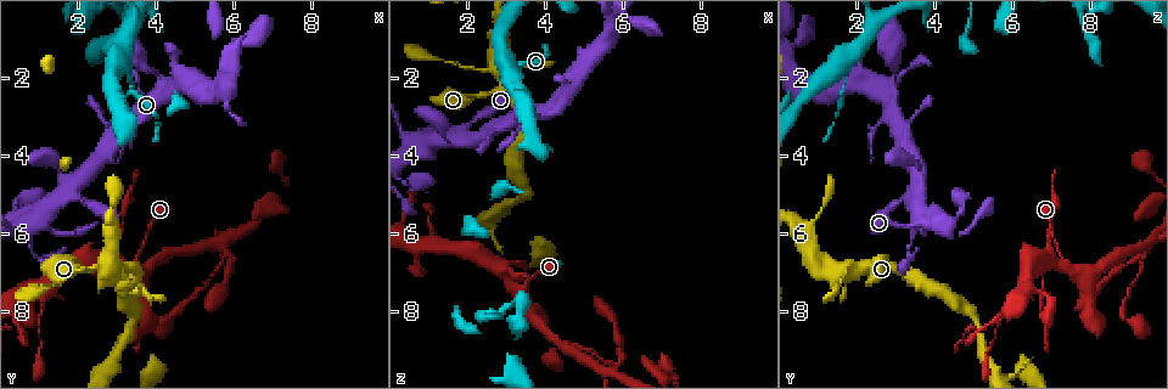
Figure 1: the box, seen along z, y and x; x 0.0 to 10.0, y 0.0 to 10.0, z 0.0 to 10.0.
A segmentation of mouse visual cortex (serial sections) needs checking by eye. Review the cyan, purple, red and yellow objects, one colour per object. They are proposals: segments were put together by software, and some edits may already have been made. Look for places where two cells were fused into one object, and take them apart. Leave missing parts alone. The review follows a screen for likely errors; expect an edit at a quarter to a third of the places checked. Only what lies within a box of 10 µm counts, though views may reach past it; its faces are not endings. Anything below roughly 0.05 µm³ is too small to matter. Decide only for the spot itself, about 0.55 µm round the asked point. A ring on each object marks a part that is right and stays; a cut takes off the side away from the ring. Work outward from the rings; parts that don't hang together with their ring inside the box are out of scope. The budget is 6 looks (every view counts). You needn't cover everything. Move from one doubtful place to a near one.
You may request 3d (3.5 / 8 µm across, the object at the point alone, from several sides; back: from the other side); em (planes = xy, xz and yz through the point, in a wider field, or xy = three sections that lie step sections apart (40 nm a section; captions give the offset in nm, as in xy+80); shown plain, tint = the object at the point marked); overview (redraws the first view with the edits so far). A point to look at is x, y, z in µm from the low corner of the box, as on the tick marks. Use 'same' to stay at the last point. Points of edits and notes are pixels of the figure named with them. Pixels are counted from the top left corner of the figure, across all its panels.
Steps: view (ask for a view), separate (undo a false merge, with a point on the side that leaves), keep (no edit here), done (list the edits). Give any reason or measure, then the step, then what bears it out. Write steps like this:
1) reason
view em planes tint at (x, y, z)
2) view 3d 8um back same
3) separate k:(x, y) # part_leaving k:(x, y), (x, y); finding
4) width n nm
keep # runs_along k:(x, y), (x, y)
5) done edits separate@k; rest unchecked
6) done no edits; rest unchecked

four-way junction
view 3d 8um back at (1.85, 5.05, 3.40)

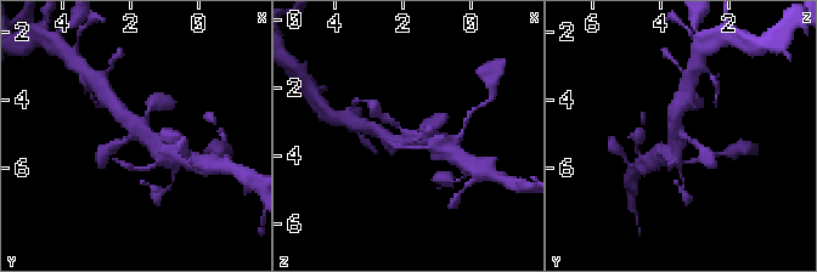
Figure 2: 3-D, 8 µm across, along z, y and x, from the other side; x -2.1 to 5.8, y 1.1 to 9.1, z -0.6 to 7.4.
arms 4; arm_widths 100, 200, 400, 400 nm
view em xy step 2 tint same

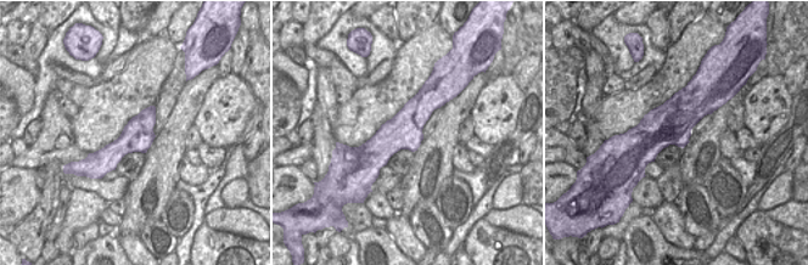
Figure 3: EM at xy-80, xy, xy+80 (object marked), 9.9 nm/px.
width 360 nm
keep # runs_along 3:(427, 88), (374, 154), (374, 175); one cell here

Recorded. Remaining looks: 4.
a fork
view 3d 3.5um back at (3.35, 6.90, 7.50)

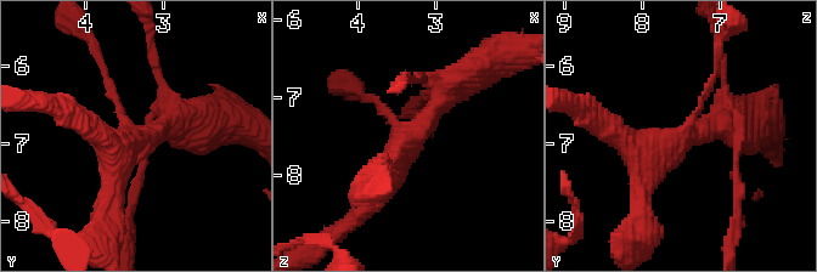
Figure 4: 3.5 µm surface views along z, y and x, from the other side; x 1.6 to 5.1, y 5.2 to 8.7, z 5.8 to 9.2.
view em xy step 1 tint at (3.45, 6.90, 7.50)

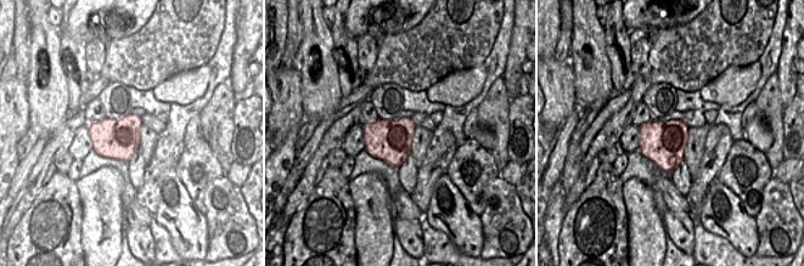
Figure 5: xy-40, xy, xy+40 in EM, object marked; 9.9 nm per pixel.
keep # runs_along 4:(103, 72), (129, 135), (185, 124); all the same cell

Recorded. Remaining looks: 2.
thin neck
view 3d 3.5um at (5.40, 7.30, 9.20)

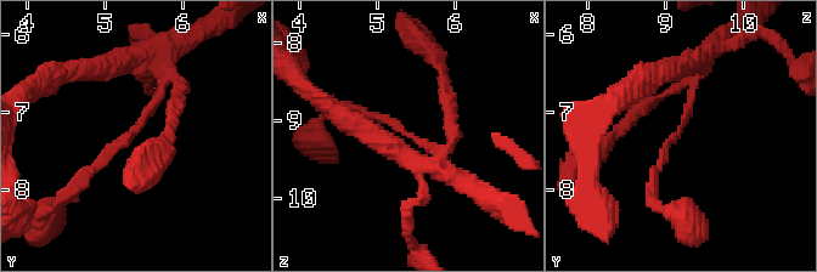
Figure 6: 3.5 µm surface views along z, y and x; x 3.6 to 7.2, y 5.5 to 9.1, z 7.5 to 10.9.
arm_widths 150, 150 nm
view em xy step 3 tint at (5.35, 7.20, 9.15)

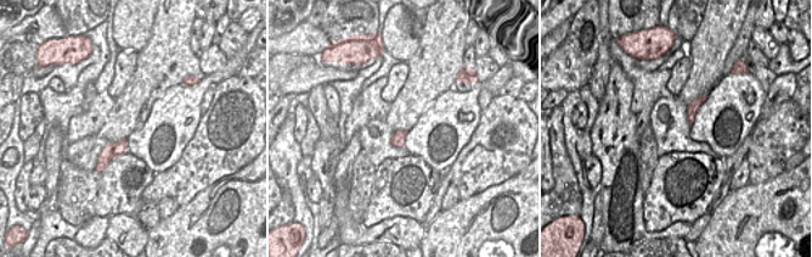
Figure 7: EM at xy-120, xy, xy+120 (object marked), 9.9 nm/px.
keep # runs_along 6:(162, 66), (151, 111), (75, 186); all the same cell

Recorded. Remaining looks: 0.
done no edits; rest unchecked

